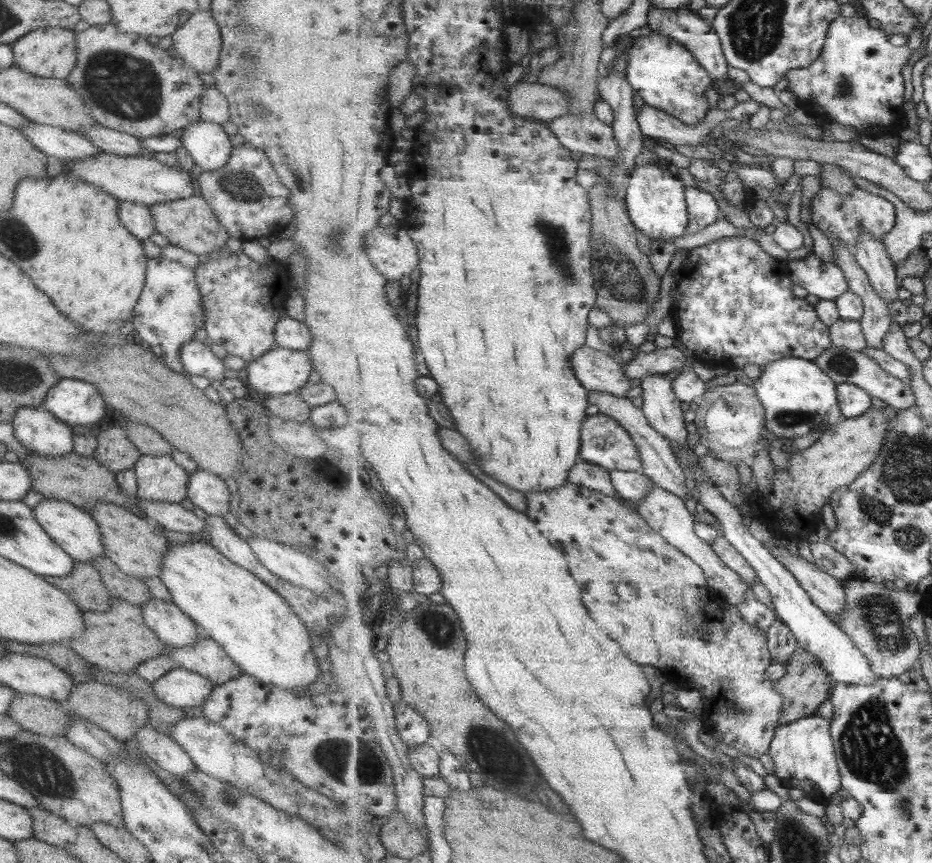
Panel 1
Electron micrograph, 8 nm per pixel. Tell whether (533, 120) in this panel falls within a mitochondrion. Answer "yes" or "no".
no

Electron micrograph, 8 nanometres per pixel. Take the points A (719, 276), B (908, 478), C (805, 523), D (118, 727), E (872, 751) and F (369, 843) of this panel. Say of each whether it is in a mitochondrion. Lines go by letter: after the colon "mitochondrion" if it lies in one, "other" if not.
A: other
B: mitochondrion
C: other
D: other
E: mitochondrion
F: other

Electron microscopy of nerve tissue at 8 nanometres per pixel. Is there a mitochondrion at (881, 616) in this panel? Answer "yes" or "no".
yes

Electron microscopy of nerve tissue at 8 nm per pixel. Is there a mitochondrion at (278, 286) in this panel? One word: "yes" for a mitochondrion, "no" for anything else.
no

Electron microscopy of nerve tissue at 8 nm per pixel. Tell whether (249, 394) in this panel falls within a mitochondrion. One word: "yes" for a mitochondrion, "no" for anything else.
no

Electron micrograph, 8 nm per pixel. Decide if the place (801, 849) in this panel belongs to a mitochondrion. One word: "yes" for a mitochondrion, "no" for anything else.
yes

